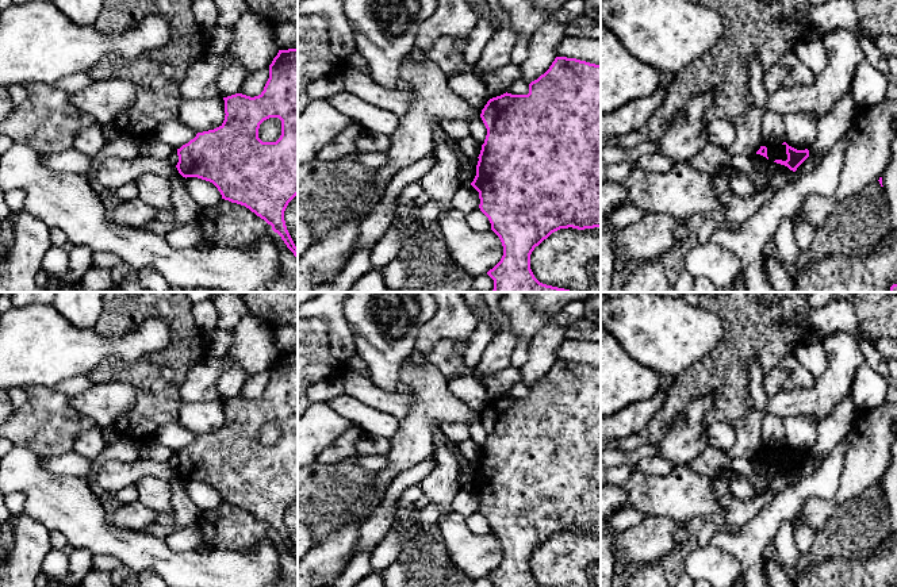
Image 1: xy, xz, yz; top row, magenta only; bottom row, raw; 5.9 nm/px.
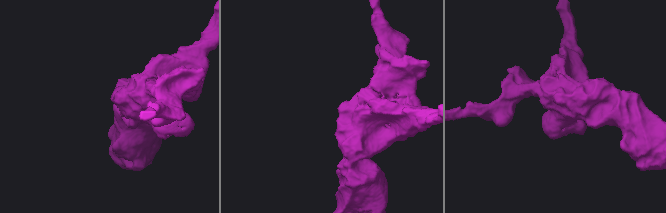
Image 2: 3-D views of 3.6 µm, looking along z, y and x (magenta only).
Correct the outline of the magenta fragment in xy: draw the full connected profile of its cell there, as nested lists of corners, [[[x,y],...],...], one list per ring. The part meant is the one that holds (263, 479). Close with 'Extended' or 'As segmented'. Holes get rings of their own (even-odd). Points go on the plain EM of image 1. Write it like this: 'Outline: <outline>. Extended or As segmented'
Outline: [[[298,350],[279,353],[258,399],[235,396],[223,403],[223,426],[214,433],[198,436],[177,452],[176,471],[185,482],[198,480],[212,486],[222,502],[245,509],[264,522],[298,561],[298,550],[284,523],[288,506],[298,498]],[[269,421],[281,423],[281,438],[276,445],[262,445],[258,441],[260,427]]]. As segmented

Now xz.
Outline: [[[556,360],[549,372],[529,387],[528,398],[503,396],[487,404],[480,421],[487,431],[487,438],[479,457],[476,479],[471,488],[479,495],[480,514],[488,521],[491,533],[499,540],[503,549],[501,564],[487,575],[494,587],[543,587],[530,572],[530,557],[536,549],[560,532],[594,532],[601,530],[601,368],[576,361]]]. As segmented

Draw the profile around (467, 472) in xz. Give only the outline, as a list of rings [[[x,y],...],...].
[[[457,445],[455,446],[459,463],[460,463],[460,475],[459,479],[463,480],[468,487],[471,487],[476,479],[476,469],[472,467],[472,461],[467,460],[459,450]]]

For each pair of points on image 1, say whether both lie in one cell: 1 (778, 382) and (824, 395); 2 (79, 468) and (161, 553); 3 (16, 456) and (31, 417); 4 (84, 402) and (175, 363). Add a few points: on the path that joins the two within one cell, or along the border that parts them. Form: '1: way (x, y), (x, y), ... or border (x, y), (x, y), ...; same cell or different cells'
1: border (816, 378), (811, 387), (781, 390), (769, 396); different cells
2: border (53, 474), (73, 475), (84, 480); different cells
3: border (14, 445), (27, 448), (39, 457); different cells
4: border (94, 383), (126, 382), (134, 391), (135, 402); different cells

